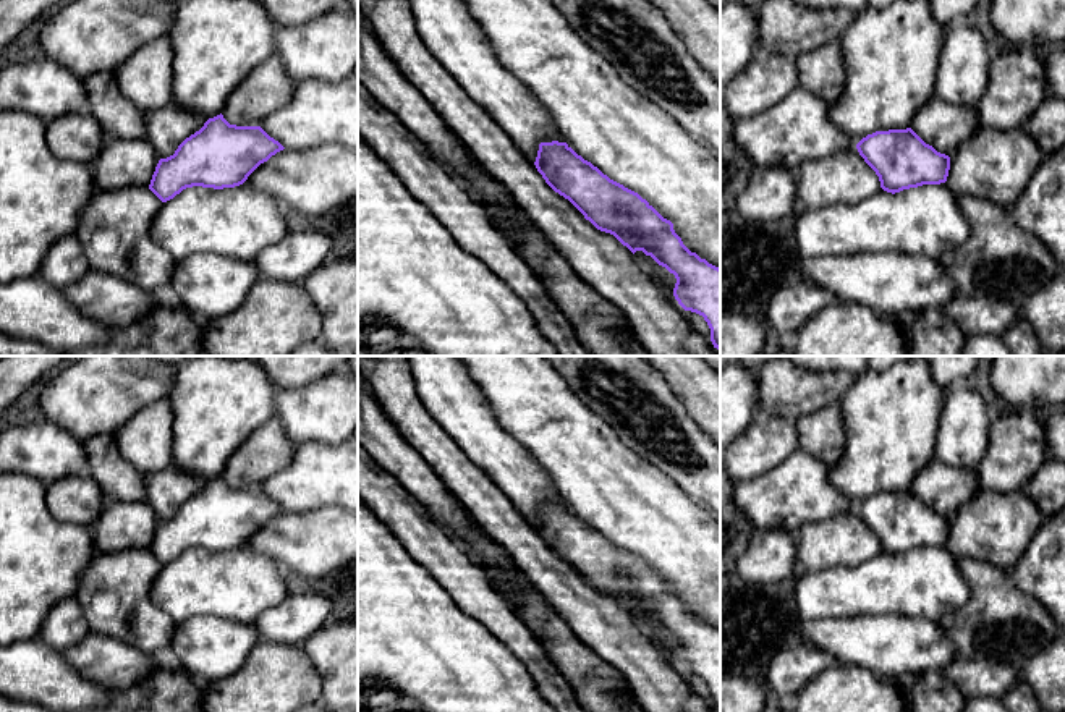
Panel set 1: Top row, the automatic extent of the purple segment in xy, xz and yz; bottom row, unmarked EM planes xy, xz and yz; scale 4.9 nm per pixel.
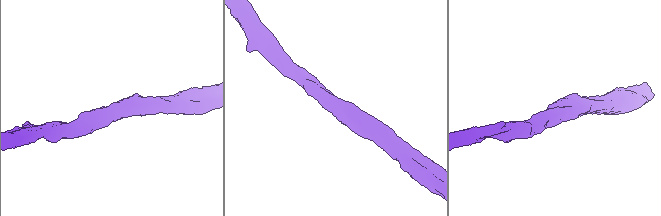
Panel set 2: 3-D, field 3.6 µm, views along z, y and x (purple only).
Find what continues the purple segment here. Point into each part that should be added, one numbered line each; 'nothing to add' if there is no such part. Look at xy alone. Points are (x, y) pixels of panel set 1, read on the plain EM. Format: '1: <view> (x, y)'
nothing to add

